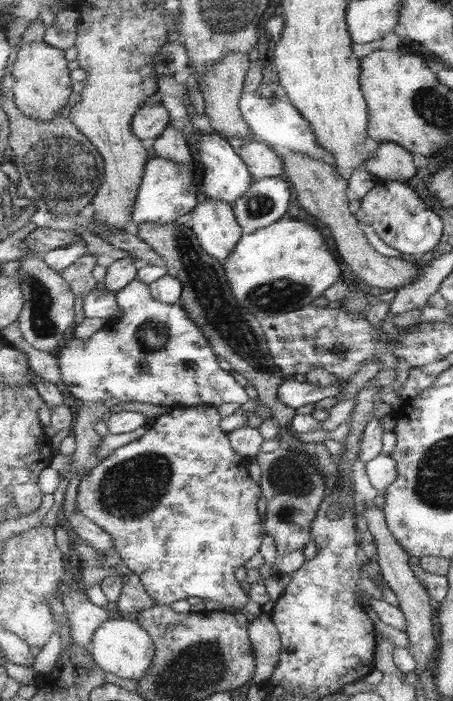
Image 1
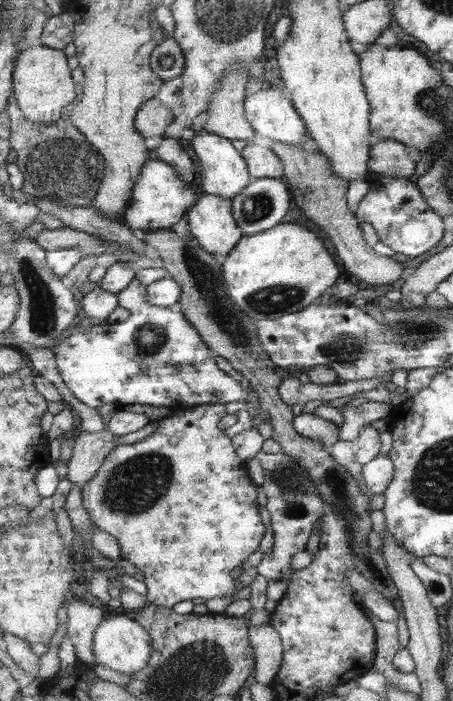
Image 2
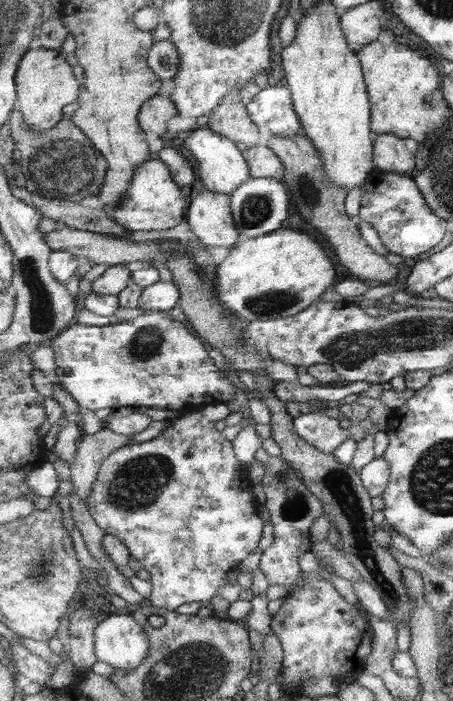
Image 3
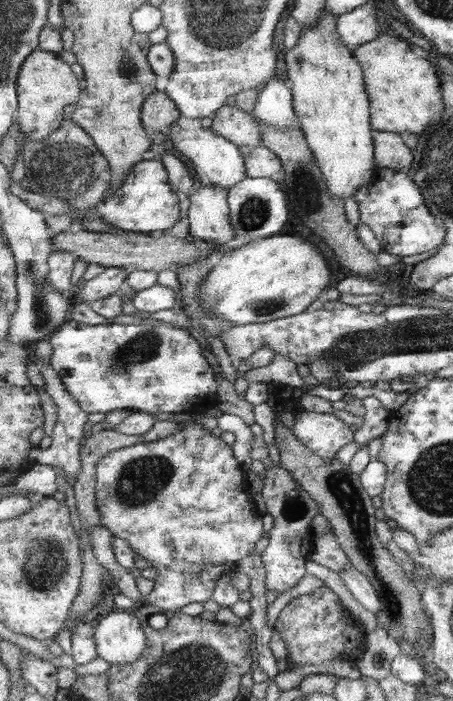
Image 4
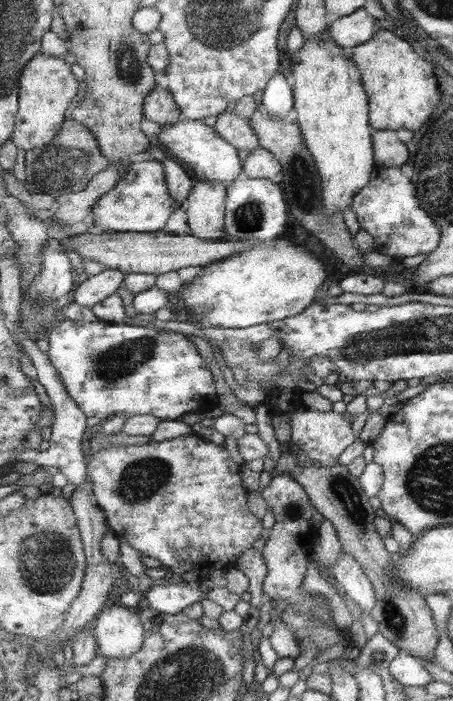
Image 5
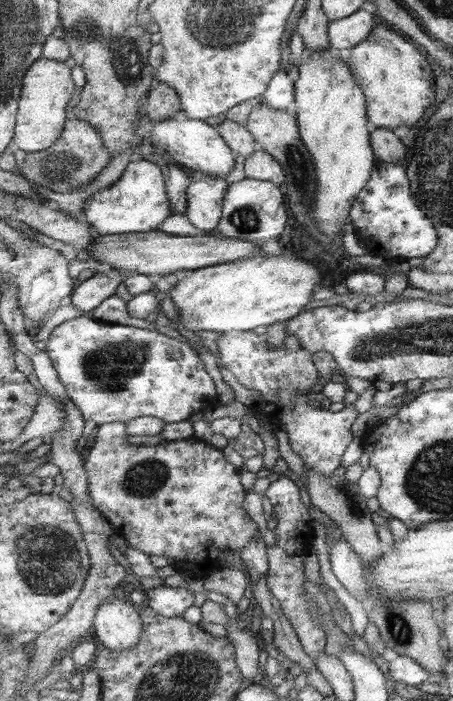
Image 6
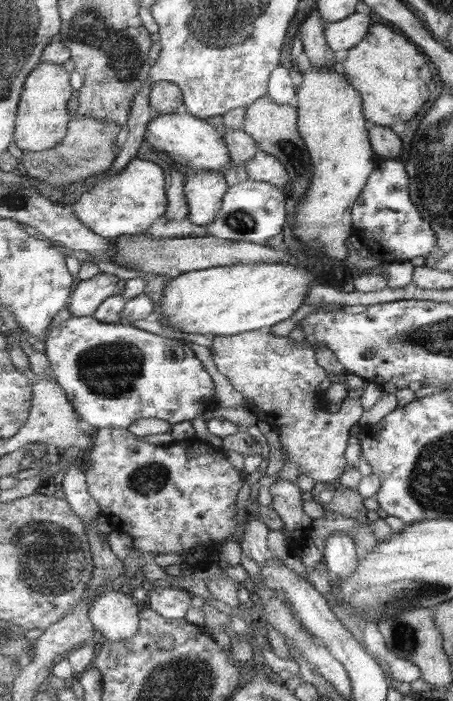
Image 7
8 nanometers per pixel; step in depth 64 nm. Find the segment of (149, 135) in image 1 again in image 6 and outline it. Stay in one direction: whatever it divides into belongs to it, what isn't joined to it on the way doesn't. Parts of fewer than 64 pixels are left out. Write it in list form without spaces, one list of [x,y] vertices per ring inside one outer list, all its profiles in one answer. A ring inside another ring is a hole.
[[[156,83],[147,95],[146,113],[152,122],[175,117],[182,110],[181,96],[175,87]]]

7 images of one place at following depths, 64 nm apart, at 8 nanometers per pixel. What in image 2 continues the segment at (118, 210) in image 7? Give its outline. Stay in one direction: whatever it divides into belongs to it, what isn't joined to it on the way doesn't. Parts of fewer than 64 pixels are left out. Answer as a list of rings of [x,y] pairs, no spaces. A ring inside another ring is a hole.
[[[154,156],[146,162],[139,180],[135,183],[131,203],[125,209],[125,220],[132,229],[140,228],[144,231],[167,229],[179,224],[181,218],[195,203],[197,203],[195,192],[191,185],[183,180],[183,176],[179,176],[175,166]]]

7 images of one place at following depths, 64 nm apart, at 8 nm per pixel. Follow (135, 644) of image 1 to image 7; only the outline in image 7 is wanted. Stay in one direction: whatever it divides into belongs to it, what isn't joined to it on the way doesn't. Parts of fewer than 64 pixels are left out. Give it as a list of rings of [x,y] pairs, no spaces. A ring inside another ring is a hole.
[[[111,590],[99,594],[89,614],[98,630],[99,641],[119,642],[131,639],[139,632],[141,611],[131,595],[121,590]]]

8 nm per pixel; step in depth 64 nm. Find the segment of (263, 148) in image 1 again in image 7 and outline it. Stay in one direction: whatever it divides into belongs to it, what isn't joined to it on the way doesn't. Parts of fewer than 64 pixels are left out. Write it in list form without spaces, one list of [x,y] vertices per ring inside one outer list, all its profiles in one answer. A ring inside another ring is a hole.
[[[261,151],[245,167],[248,178],[269,182],[277,188],[285,188],[285,184],[291,180],[287,167],[275,155]]]

